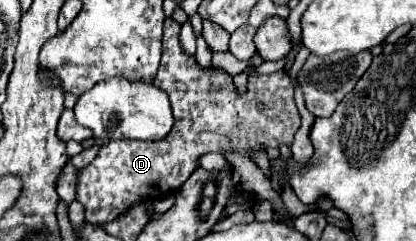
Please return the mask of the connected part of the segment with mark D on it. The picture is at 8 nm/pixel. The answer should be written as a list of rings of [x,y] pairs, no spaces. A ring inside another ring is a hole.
[[[165,19],[163,57],[153,79],[153,85],[171,97],[175,125],[161,141],[109,141],[87,167],[79,169],[77,201],[85,207],[85,219],[91,225],[109,223],[143,199],[159,199],[175,193],[197,169],[197,159],[209,151],[237,151],[249,155],[247,149],[251,147],[267,149],[293,143],[301,117],[293,101],[289,75],[285,71],[251,75],[249,91],[239,95],[225,71],[215,67],[201,69],[195,57],[189,57],[181,49],[179,29],[175,21]],[[257,103],[263,103],[265,109],[259,111]]]

